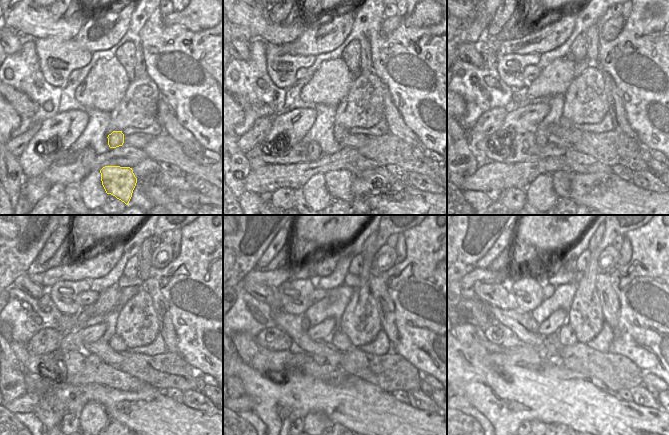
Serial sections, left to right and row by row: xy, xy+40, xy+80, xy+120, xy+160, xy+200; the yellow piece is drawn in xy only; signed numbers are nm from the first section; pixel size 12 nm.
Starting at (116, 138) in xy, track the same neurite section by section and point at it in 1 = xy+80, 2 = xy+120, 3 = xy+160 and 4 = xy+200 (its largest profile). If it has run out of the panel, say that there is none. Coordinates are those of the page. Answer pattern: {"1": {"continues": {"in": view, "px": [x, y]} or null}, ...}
{"1": {"continues": {"in": "xy+80", "px": [563, 122]}}, "2": {"continues": {"in": "xy+120", "px": [116, 342]}}, "3": {"continues": {"in": "xy+160", "px": [341, 341]}}, "4": {"continues": {"in": "xy+200", "px": [567, 337]}}}

